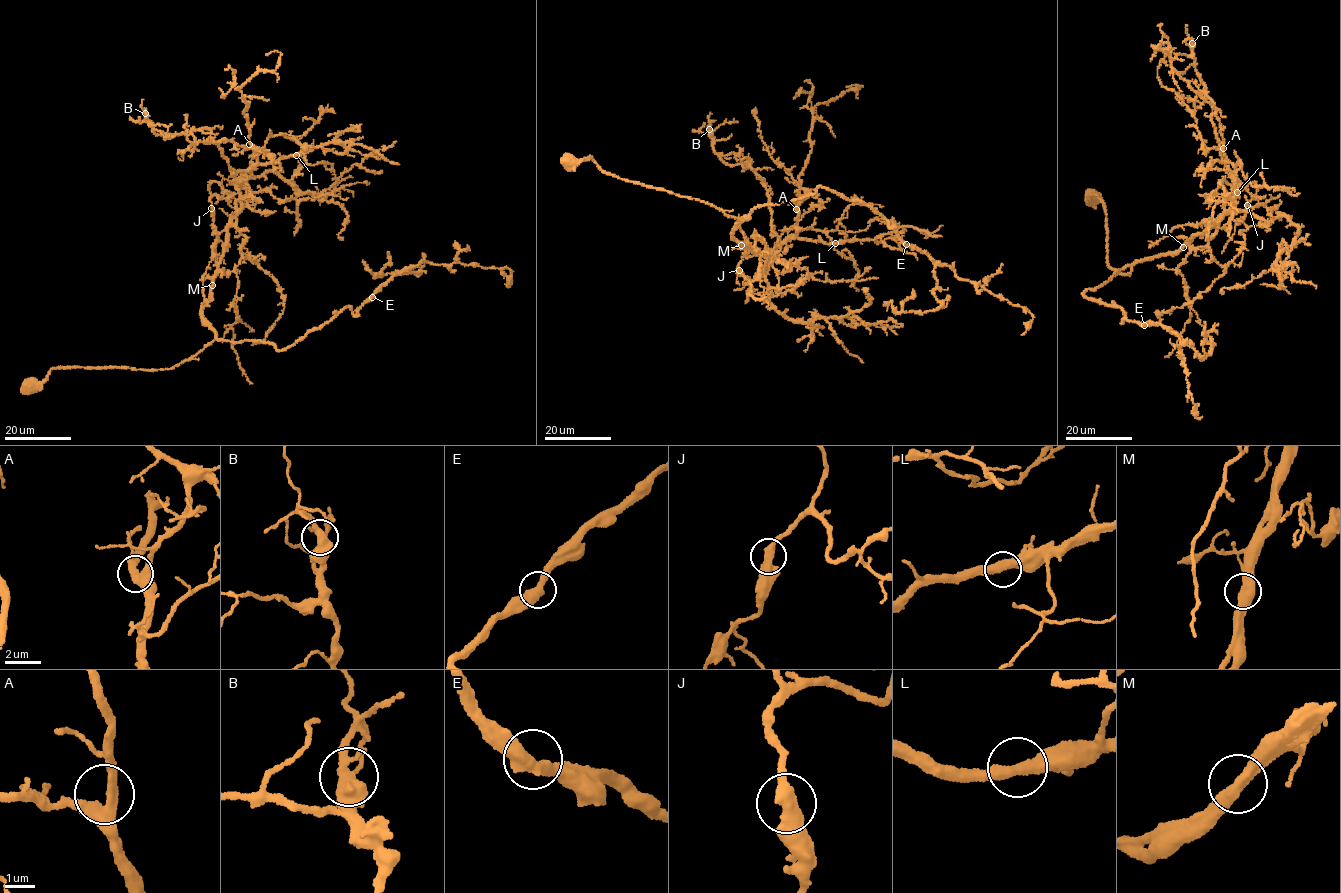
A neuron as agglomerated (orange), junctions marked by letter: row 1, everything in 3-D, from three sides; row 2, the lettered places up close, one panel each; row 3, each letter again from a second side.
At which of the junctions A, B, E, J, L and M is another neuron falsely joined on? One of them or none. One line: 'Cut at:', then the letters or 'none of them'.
Cut at: none of them

